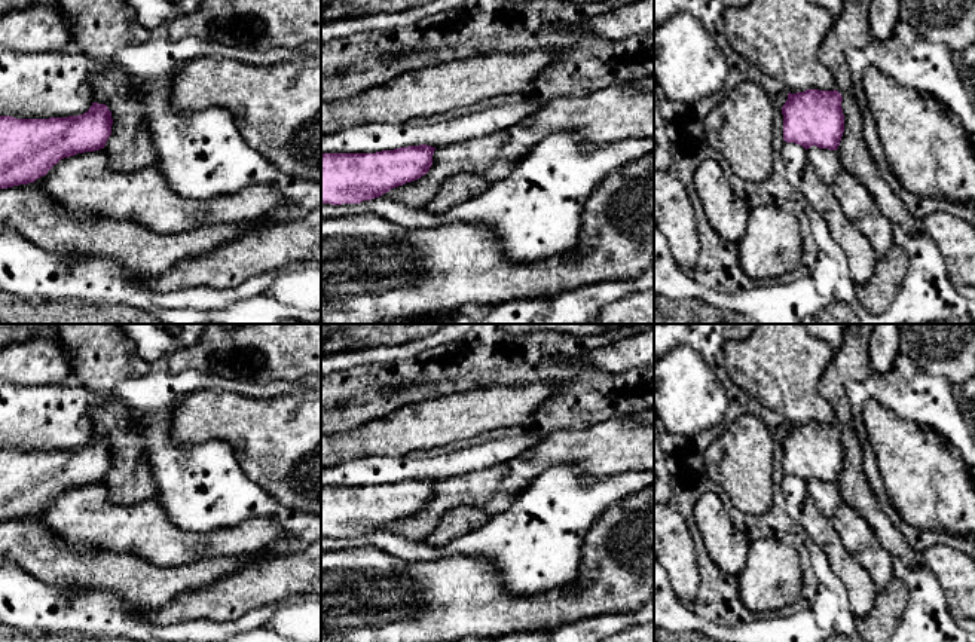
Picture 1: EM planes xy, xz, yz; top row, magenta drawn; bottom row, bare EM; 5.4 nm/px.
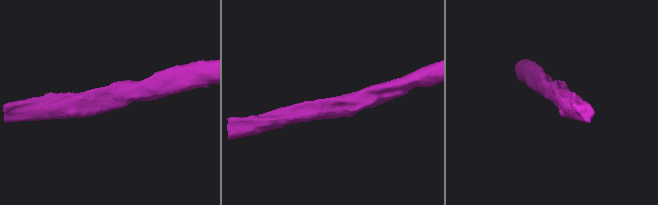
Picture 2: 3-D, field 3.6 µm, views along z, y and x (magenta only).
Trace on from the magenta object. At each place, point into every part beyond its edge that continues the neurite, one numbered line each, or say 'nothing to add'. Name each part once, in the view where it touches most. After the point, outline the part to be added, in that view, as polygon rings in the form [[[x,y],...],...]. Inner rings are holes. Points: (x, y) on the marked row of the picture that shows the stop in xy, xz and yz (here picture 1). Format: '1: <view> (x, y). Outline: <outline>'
nothing to add

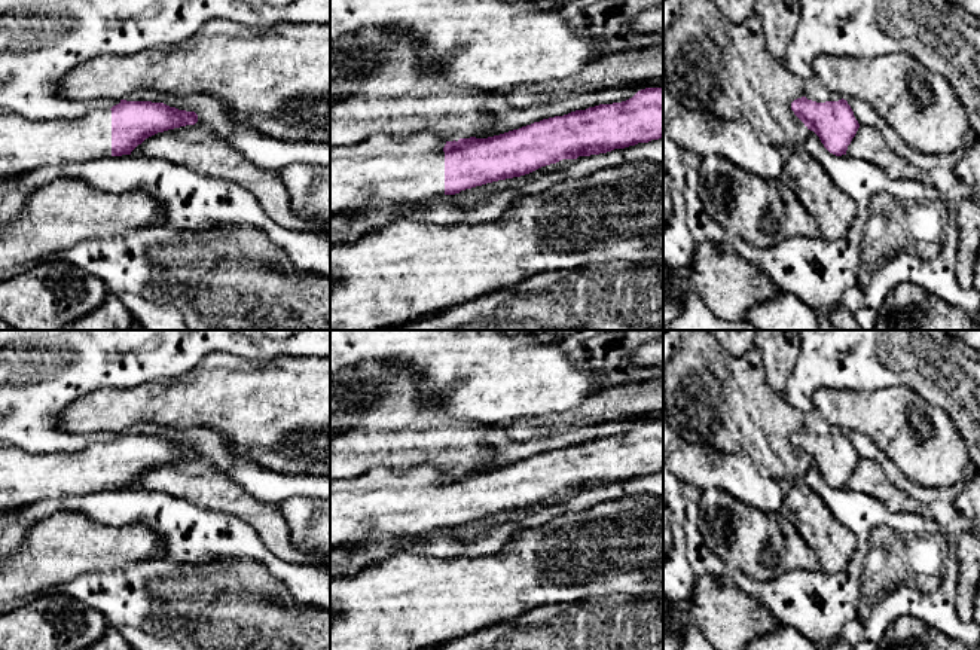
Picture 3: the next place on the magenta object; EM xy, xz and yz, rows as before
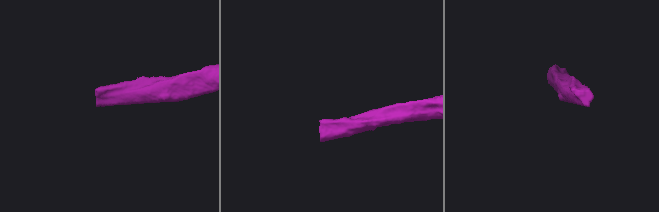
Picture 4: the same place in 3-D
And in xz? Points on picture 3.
1: xz (400, 168). Outline: [[[431,131],[409,135],[375,134],[358,144],[330,149],[330,214],[358,210],[372,199],[412,202],[445,195],[446,140]]]

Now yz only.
nothing to add

